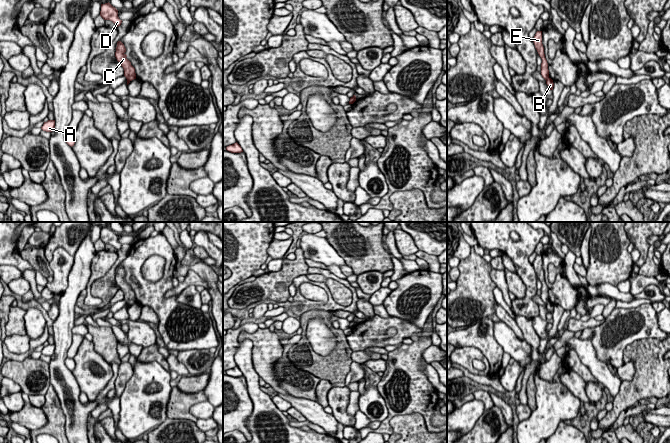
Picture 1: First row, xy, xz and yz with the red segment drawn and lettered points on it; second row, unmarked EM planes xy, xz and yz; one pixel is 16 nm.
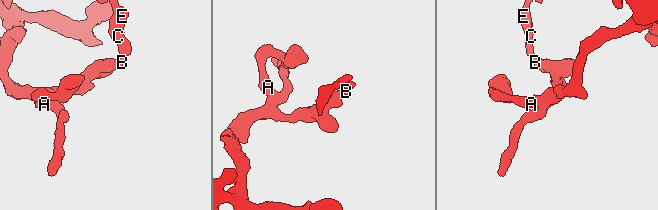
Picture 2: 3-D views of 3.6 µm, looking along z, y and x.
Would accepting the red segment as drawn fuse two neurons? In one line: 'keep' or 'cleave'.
cleave

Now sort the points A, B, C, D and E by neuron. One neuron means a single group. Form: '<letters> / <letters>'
A B / C D E

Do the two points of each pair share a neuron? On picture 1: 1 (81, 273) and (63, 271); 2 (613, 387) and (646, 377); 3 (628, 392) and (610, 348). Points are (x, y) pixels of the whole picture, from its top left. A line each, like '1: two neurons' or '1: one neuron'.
1: two neurons
2: two neurons
3: two neurons

